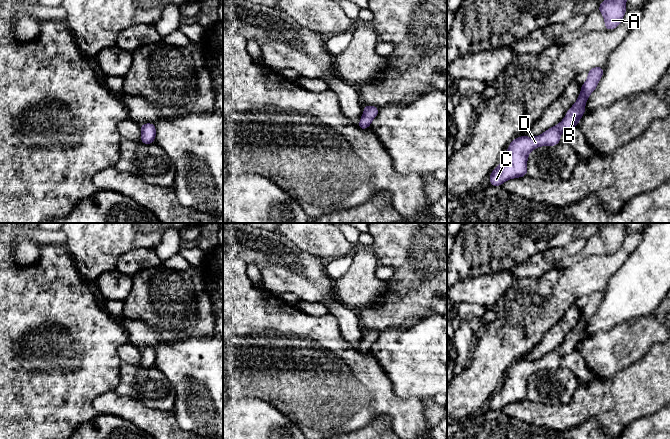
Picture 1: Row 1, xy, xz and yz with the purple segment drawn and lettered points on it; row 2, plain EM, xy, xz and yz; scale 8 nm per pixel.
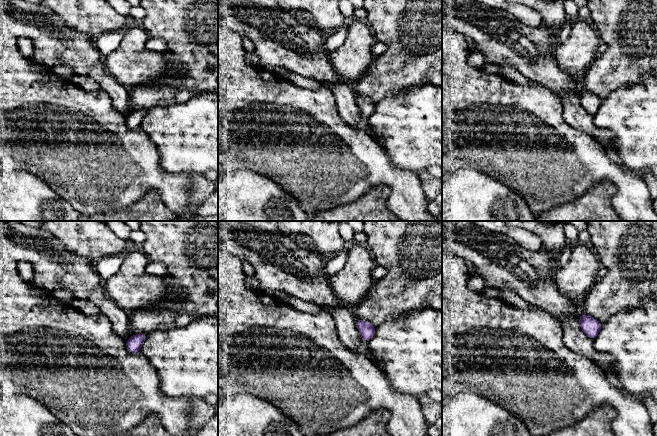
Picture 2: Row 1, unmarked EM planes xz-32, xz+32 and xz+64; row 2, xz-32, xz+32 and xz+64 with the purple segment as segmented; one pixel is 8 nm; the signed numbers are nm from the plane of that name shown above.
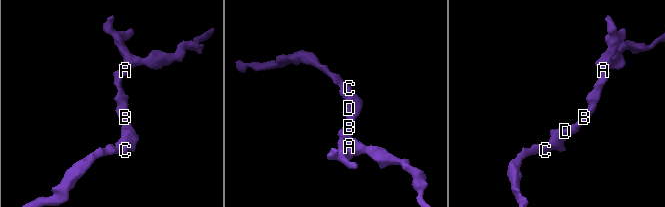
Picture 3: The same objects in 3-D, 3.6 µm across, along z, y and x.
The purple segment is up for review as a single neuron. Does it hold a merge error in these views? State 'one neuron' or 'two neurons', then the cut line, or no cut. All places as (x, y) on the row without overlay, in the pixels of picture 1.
one neuron; cut none

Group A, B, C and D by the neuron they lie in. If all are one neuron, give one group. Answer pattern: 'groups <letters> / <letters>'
groups A B C D

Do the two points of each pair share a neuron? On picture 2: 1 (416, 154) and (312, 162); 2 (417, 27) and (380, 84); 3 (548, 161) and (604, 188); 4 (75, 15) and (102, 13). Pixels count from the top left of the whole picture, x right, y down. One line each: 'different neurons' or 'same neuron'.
1: different neurons
2: same neuron
3: different neurons
4: same neuron

